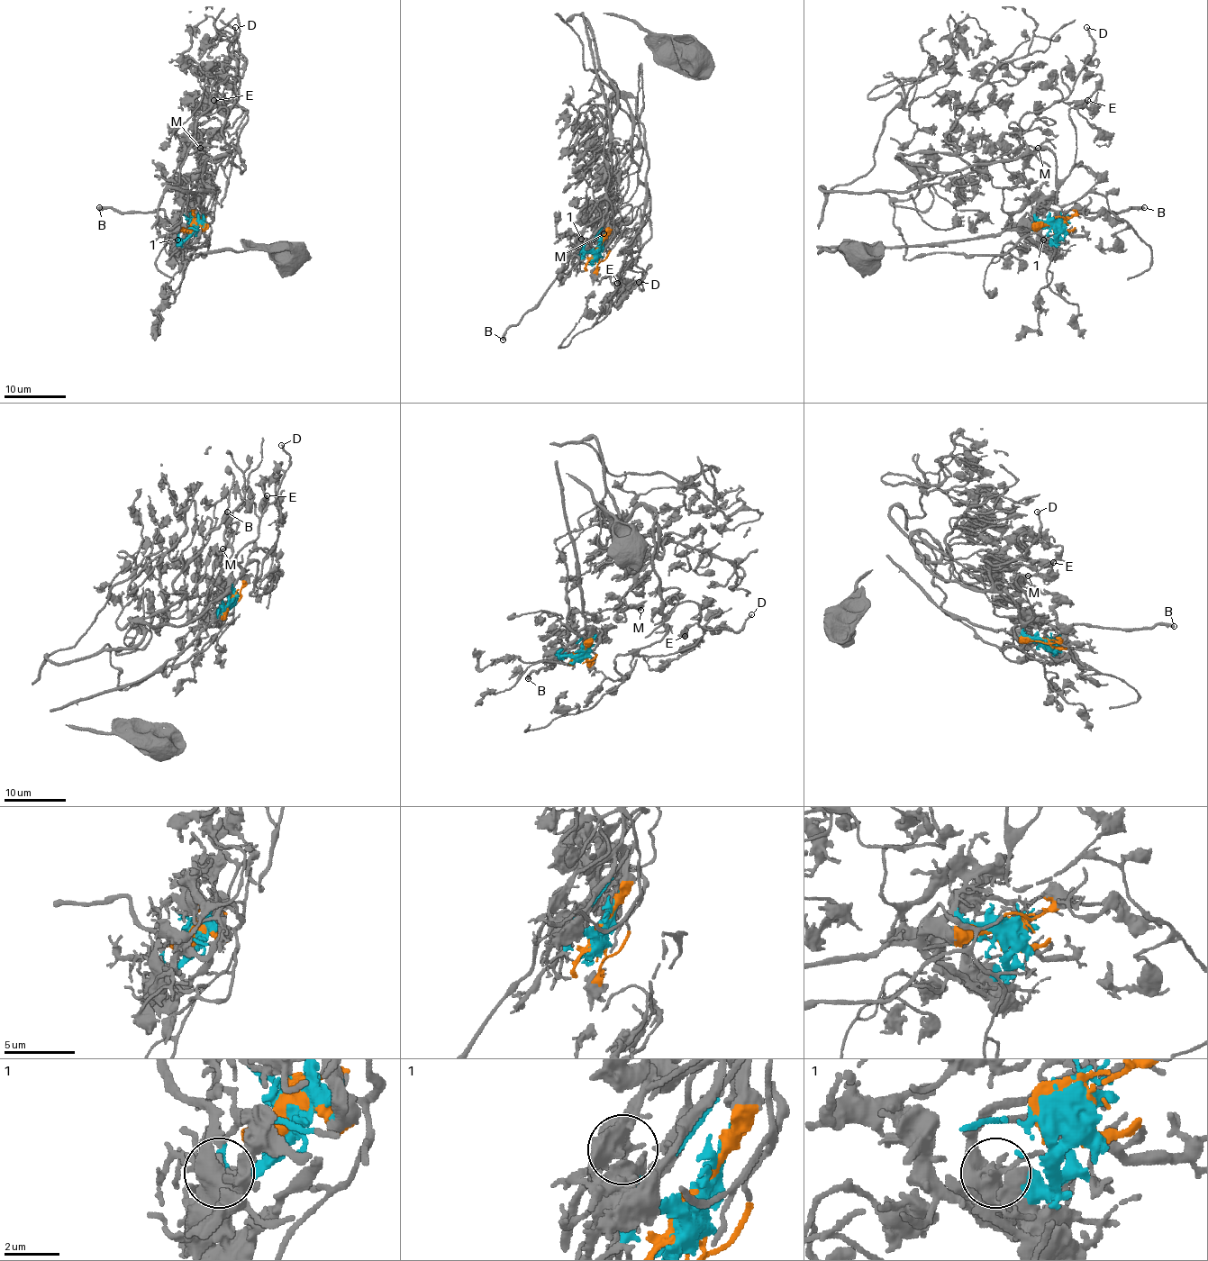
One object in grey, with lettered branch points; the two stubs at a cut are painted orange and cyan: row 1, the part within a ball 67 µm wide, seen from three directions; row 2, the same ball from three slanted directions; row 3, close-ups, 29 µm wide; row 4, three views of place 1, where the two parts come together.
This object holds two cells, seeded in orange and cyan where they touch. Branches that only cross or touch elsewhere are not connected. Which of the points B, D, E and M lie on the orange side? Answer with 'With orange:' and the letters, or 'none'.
With orange: D, E, M

